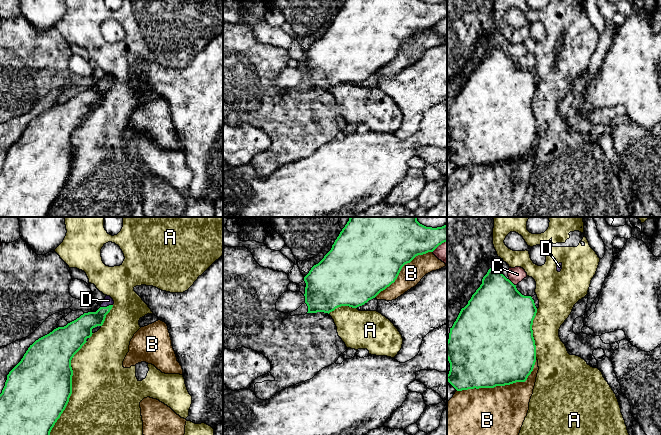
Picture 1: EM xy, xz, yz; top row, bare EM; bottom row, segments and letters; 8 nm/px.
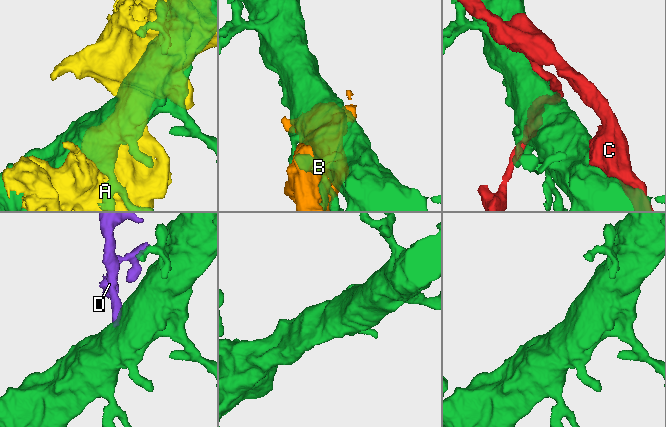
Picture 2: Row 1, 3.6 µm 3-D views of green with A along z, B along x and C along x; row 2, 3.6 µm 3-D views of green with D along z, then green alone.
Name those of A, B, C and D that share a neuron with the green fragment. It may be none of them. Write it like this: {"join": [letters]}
{"join": ["D"]}

